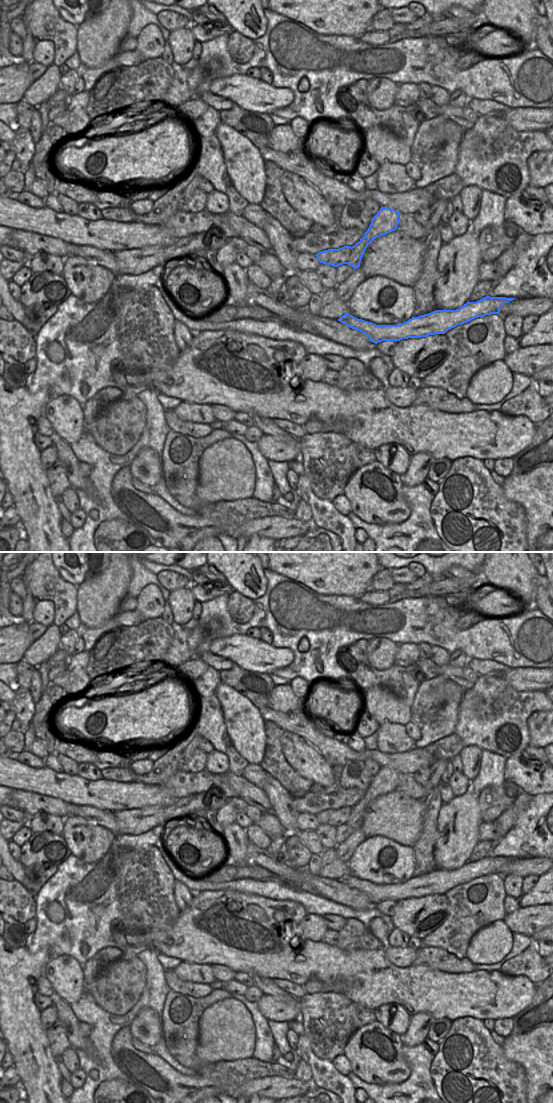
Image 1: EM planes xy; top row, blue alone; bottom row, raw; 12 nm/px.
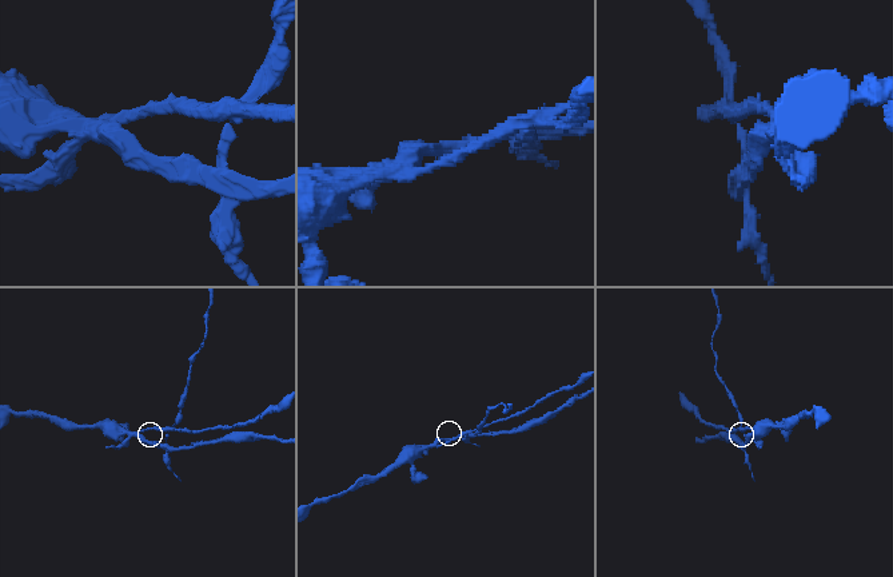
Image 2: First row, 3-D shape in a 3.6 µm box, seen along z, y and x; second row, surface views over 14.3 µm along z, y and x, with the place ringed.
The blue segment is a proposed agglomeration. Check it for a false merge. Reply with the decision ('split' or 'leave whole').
split

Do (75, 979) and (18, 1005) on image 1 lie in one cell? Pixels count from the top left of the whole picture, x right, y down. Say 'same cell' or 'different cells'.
different cells

